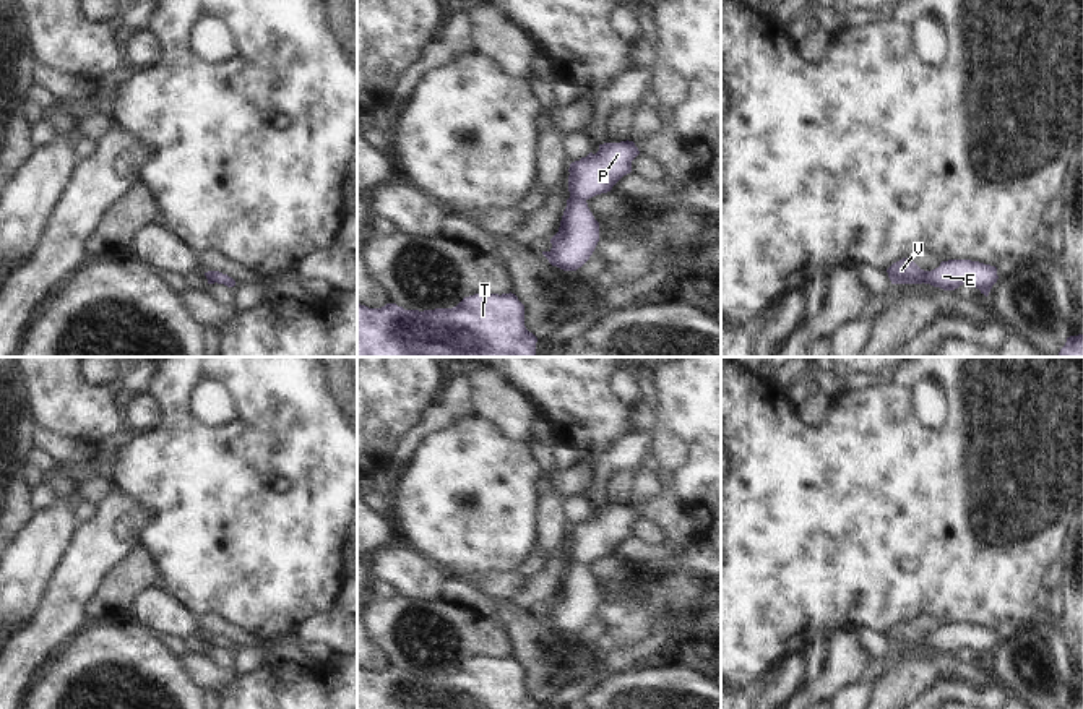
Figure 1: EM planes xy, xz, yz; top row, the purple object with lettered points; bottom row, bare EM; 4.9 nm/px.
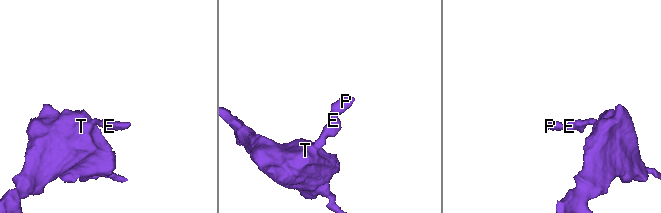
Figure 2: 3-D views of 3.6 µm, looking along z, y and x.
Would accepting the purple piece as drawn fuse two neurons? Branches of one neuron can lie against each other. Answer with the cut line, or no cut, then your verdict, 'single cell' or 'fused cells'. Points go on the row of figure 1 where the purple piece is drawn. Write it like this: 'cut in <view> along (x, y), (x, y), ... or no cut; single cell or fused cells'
no cut; single cell

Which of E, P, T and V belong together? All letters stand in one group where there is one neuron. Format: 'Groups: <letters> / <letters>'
Groups: E P T V.

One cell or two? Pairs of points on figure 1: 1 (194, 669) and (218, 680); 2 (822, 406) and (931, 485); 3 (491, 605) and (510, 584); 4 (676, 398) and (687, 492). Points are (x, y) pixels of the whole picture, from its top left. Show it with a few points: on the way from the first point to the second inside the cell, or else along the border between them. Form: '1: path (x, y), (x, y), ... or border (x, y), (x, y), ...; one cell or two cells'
1: path (200, 669), (211, 677); one cell
2: border (833, 401), (817, 425), (807, 425), (796, 409); two cells
3: border (466, 581), (476, 592), (499, 601); two cells
4: path (697, 421), (697, 469); one cell

